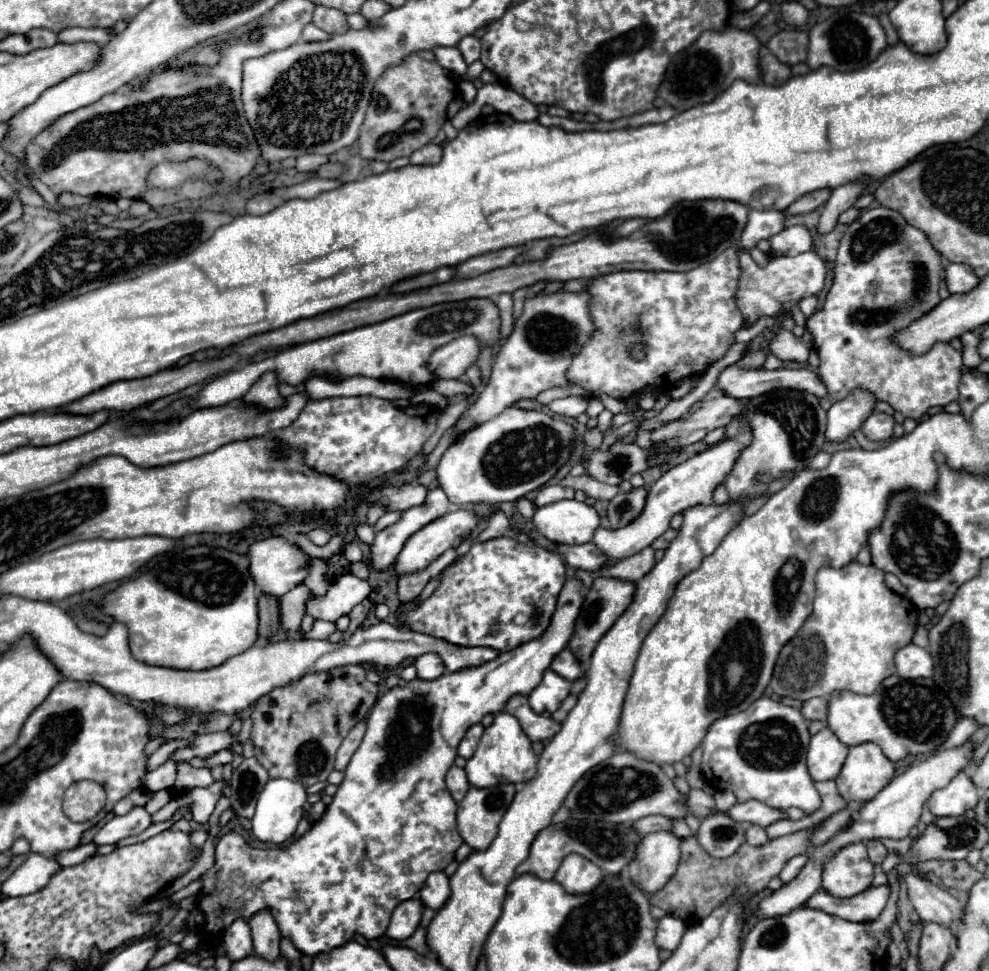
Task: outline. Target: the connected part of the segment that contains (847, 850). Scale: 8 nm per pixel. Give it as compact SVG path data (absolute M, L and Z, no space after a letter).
M863 842L841 848L823 870L823 890L835 898L851 898L873 882L873 862Z

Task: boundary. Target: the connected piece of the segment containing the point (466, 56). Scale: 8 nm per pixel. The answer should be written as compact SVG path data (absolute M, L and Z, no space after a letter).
M465 36L465 38L457 44L457 48L461 50L463 60L465 60L467 64L479 60L479 54L481 54L481 42L479 42L479 38L475 38L475 36Z

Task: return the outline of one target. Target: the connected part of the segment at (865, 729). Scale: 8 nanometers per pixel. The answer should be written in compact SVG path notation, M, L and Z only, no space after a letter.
M889 676L879 686L881 688L877 688L869 696L859 696L853 692L831 694L827 726L837 734L843 744L851 746L875 742L881 746L883 754L889 760L897 762L903 760L907 754L917 756L937 750L939 744L949 736L951 728L957 724L957 714L951 708L951 700L947 700L947 694L931 678L903 680L901 676Z

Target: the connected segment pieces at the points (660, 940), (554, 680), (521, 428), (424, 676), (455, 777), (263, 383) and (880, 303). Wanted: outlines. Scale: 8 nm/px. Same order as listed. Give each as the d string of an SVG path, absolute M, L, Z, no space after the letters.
M665 916L665 918L659 920L655 942L657 942L659 948L673 952L679 946L685 930L687 930L687 924L683 920L673 918L673 916Z
M545 670L541 684L529 694L529 706L537 714L553 714L559 708L559 704L569 696L569 690L569 680L563 680L559 674Z
M509 406L499 416L461 434L441 456L437 472L439 486L455 506L515 502L527 492L547 484L569 460L575 430L563 420L537 410Z
M423 654L415 660L415 668L417 668L417 678L421 680L435 680L441 674L445 674L445 666L439 660L439 656L435 654Z
M451 766L451 768L449 768L445 782L447 782L447 790L449 790L449 794L453 796L455 802L463 800L463 796L465 796L467 790L471 788L465 770L463 770L463 768L457 768L457 766Z
M265 372L253 386L251 390L243 396L245 402L257 404L259 408L279 408L283 406L283 396L277 390L277 376L275 372Z
M877 206L863 210L853 224L849 224L841 238L837 258L833 264L833 282L825 296L825 302L813 316L807 318L807 330L813 336L813 348L819 356L819 376L827 386L831 400L841 400L851 388L867 388L879 400L889 402L905 418L921 420L929 408L943 408L949 402L957 402L957 386L961 378L961 352L949 342L937 342L929 352L913 356L903 350L893 336L911 326L911 322L923 318L933 310L939 298L939 282L943 276L943 258L931 246L927 236L899 216L899 212Z

